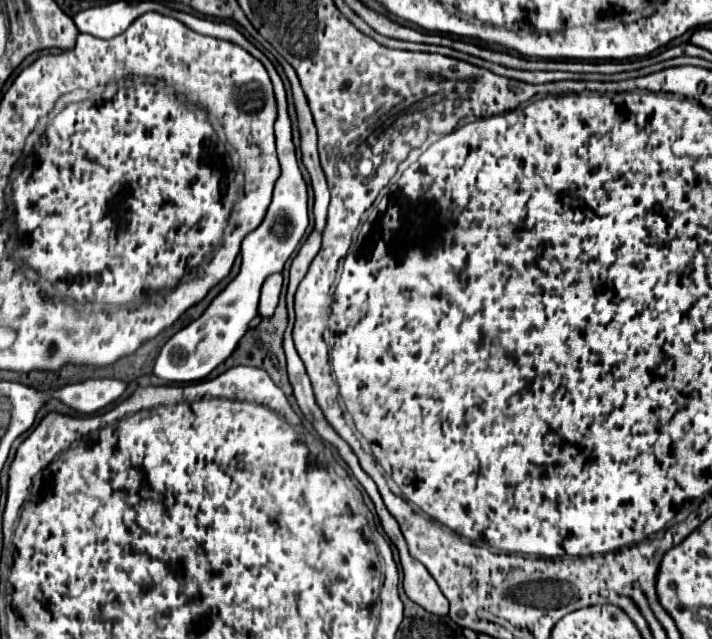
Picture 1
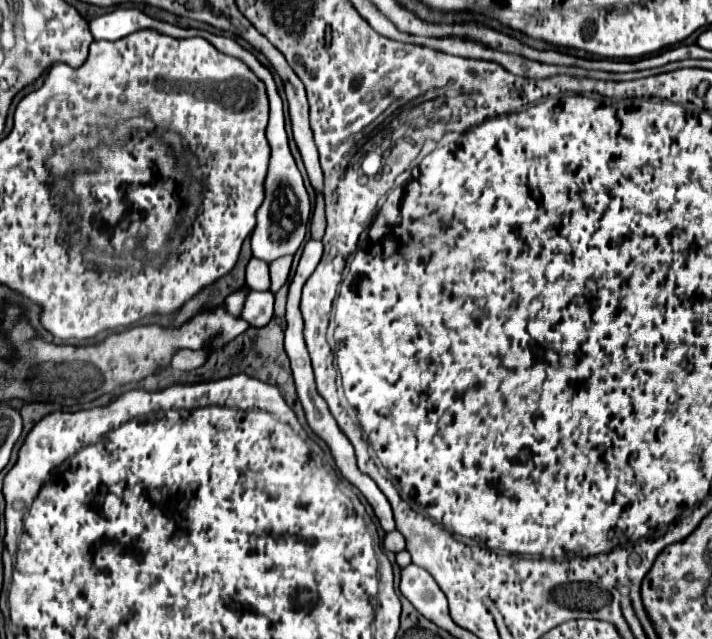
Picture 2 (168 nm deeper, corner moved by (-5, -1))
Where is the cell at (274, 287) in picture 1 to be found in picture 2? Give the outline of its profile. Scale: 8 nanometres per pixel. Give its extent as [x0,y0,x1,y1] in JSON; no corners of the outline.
[270,256,292,292]

